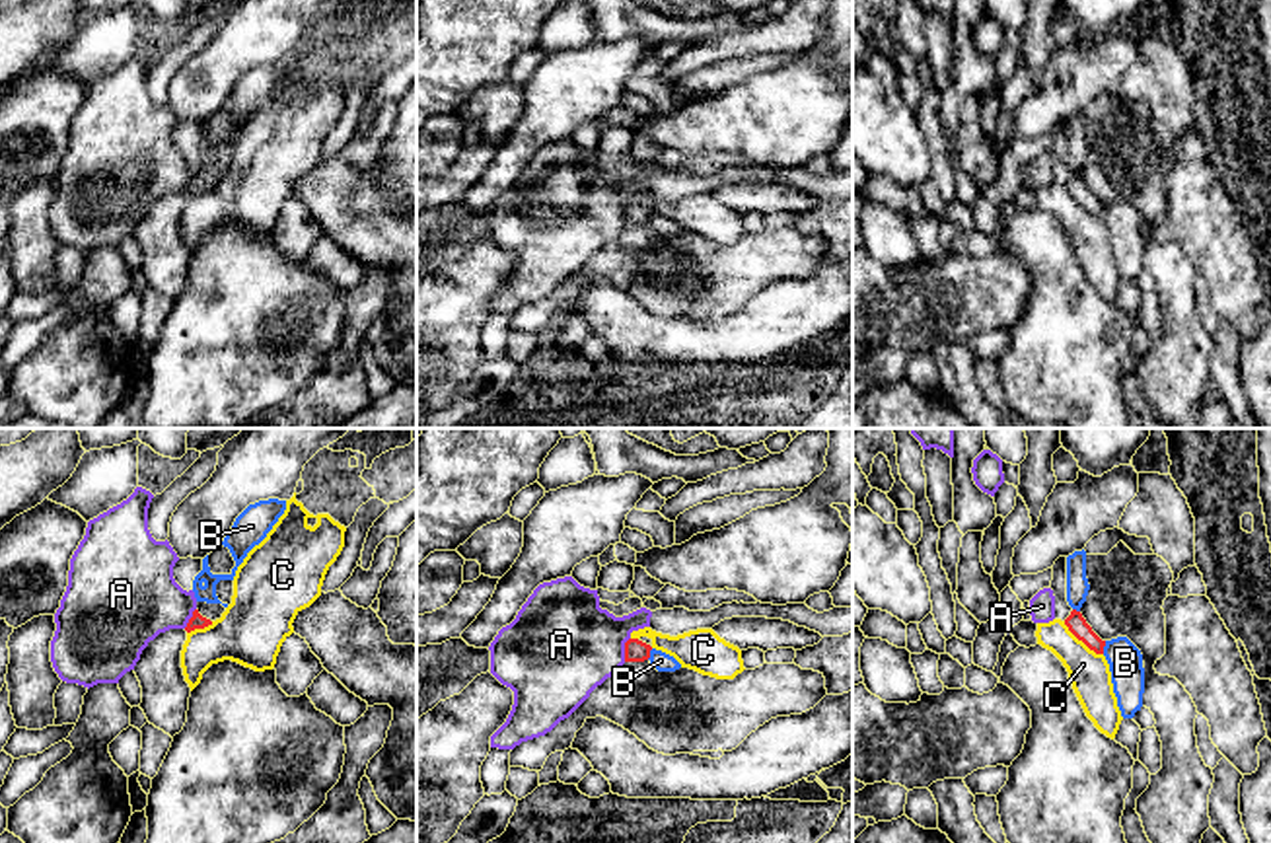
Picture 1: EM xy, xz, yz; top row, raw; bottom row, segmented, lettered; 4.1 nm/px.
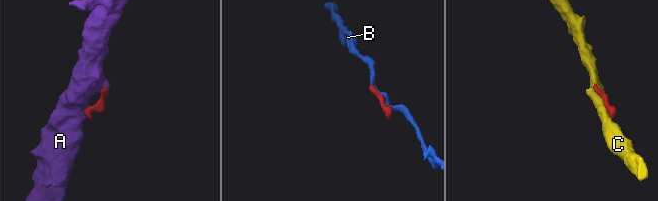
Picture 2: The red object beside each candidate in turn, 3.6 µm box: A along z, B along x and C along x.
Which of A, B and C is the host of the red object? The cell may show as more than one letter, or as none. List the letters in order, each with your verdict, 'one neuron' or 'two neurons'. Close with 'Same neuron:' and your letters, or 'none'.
A: two neurons
B: two neurons
C: two neurons
Same neuron: none

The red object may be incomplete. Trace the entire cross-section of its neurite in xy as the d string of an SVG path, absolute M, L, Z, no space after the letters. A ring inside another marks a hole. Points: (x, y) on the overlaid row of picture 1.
M197 602L197 609L193 611L193 617L189 619L185 631L191 633L195 629L212 625L216 619L222 617L224 611L226 607L222 604Z

